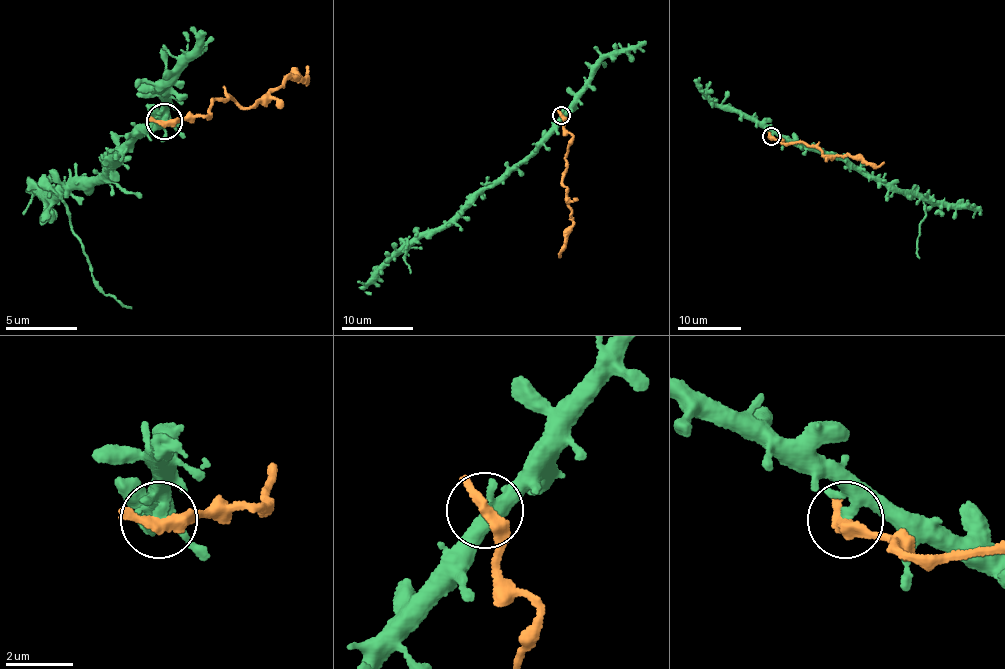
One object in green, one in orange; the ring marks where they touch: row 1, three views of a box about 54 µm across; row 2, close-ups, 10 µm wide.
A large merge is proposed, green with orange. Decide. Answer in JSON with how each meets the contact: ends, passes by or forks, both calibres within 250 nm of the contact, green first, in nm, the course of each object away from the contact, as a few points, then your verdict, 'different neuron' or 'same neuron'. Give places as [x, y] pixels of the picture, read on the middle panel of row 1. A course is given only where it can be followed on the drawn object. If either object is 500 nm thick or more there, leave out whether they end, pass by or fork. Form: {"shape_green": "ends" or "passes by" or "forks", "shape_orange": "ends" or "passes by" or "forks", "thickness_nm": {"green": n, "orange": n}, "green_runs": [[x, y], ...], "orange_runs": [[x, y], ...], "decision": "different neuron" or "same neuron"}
{"shape_green": "forks", "shape_orange": "ends", "thickness_nm": {"green": 200, "orange": 480}, "green_runs": [[561, 115], [558, 128], [526, 157], [379, 271], [375, 280], [363, 290], [370, 295]], "orange_runs": [[561, 115], [563, 126], [571, 136], [562, 182], [572, 224], [560, 257]], "decision": "different neuron"}

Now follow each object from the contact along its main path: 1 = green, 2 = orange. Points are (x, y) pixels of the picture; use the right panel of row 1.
1: (770, 136), (828, 151), (896, 190), (912, 188), (936, 202), (970, 204), (981, 211), (980, 215)
2: (770, 136), (781, 142), (807, 143), (823, 155), (858, 158), (877, 166), (884, 162)

